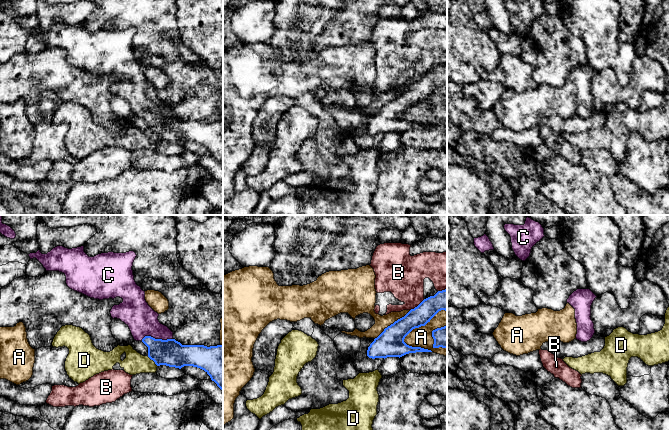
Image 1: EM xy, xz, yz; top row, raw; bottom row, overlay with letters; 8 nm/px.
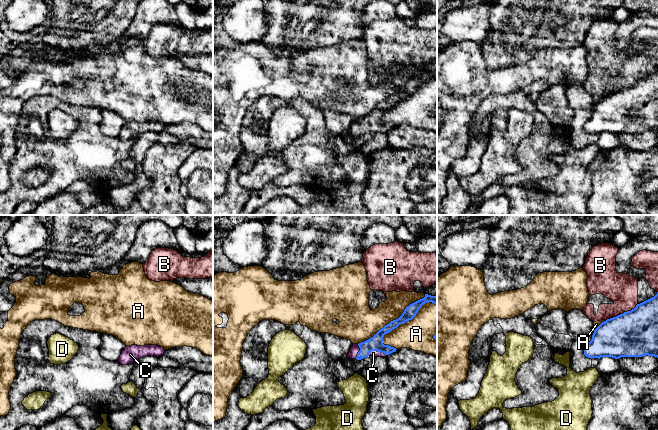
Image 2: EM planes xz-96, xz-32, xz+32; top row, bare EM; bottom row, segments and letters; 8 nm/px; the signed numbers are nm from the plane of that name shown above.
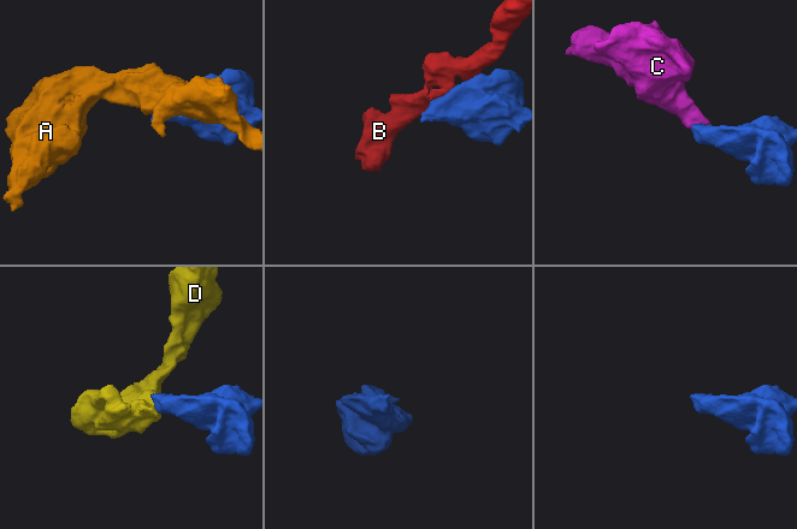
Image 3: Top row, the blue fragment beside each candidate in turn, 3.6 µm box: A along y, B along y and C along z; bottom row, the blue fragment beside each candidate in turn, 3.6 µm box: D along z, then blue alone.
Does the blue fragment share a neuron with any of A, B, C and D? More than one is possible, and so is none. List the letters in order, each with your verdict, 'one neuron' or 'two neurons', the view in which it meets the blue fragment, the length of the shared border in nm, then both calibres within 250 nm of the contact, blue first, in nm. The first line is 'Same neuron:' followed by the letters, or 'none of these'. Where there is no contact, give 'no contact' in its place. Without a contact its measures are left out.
Same neuron: C
A: two neurons; meets blue in xz; contact 440 nm long; 170 nm thick on the blue side, 160 nm on the other
B: two neurons; meets blue in xz; contact 150 nm long; 160 nm thick on the blue side, 320 nm on the other
C: one neuron; meets blue in xy; contact 260 nm long; 220 nm thick on the blue side, 240 nm on the other
D: two neurons; meets blue in xy; contact 120 nm long; 220 nm thick on the blue side, 170 nm on the other

